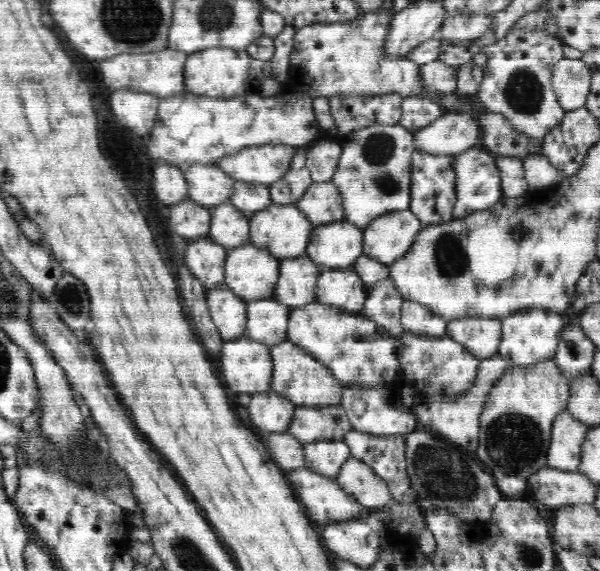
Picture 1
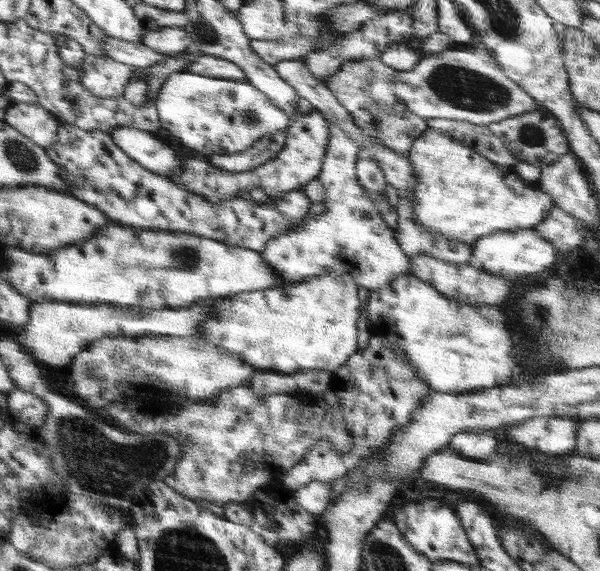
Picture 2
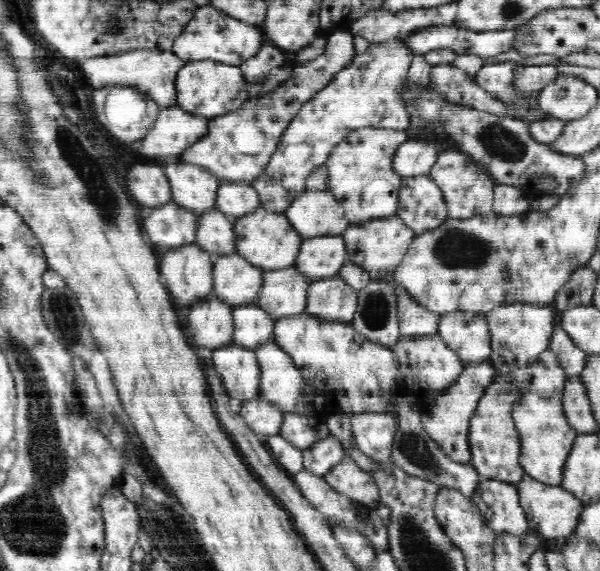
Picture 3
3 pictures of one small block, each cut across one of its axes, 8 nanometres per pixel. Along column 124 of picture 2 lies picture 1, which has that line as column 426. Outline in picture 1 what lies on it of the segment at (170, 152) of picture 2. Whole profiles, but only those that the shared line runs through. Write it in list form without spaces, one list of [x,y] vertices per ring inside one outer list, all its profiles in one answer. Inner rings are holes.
[[[444,112],[434,122],[413,133],[413,147],[419,152],[427,152],[434,156],[445,154],[455,156],[468,150],[470,147],[479,146],[481,132],[475,118],[465,112]]]

